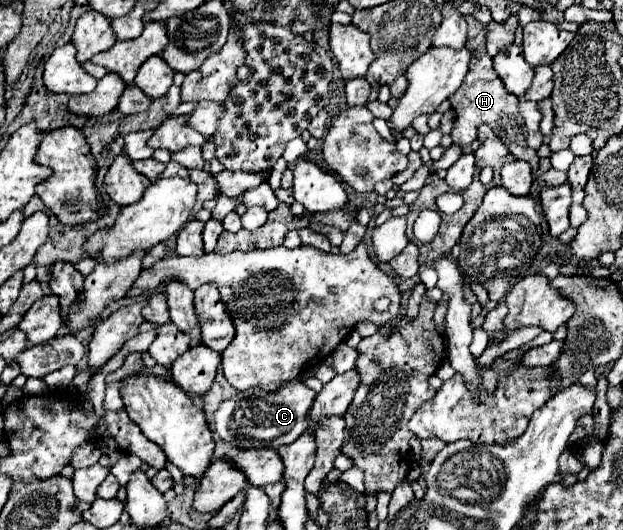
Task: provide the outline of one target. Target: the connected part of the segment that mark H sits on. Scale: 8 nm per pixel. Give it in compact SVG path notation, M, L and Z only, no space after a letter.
M466 16L468 22L468 48L472 52L472 60L470 60L470 70L468 76L464 80L464 84L450 96L450 104L452 110L456 114L454 120L454 130L452 130L452 142L462 146L464 152L472 152L470 144L474 142L476 130L480 124L488 124L494 134L508 146L510 154L516 156L518 160L526 160L532 170L538 170L538 154L526 144L526 128L524 128L524 118L518 112L518 102L520 98L510 94L506 90L506 86L502 84L502 80L496 76L494 68L492 68L492 58L484 52L484 24L480 24L478 20L474 20L474 16Z

